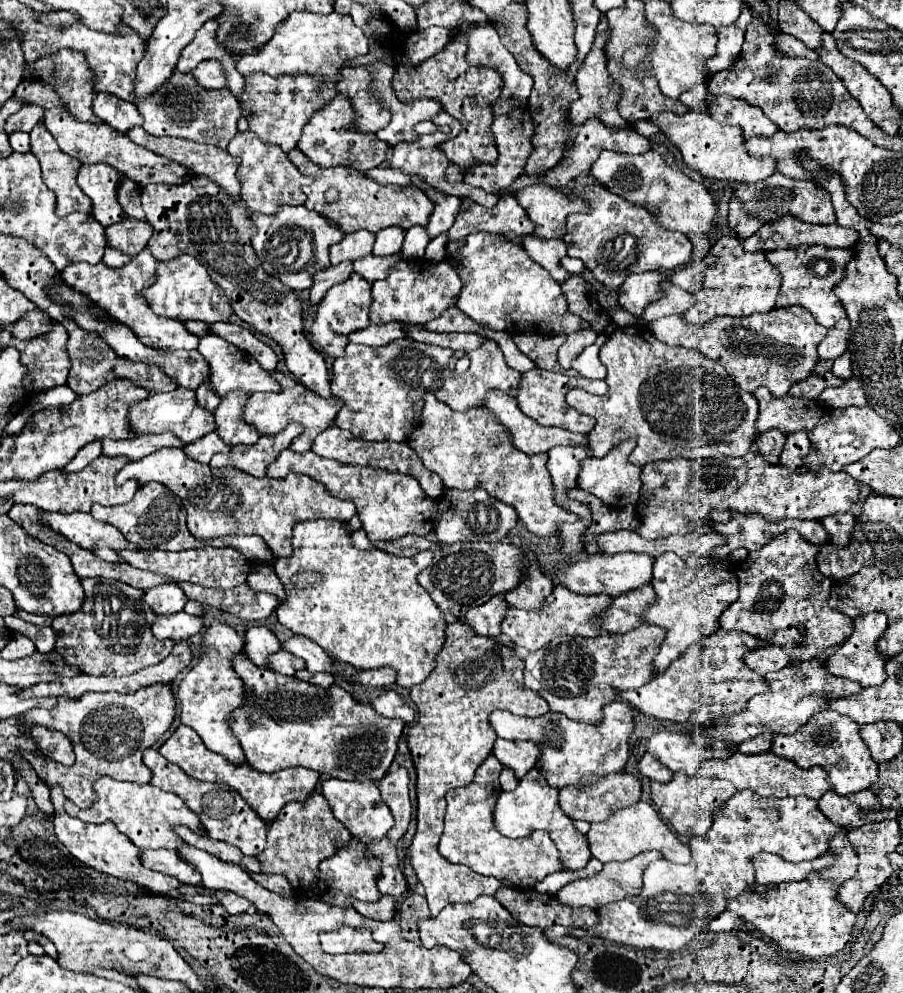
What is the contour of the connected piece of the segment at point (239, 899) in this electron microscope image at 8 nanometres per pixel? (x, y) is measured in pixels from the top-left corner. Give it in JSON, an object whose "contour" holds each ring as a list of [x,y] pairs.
{"contour":[[[219,890],[217,892],[217,898],[221,900],[221,904],[225,906],[225,910],[229,914],[241,914],[241,912],[249,912],[251,910],[251,902],[235,892],[227,892],[227,890]]]}

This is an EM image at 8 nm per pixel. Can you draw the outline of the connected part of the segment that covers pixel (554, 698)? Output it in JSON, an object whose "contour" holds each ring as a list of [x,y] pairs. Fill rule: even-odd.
{"contour":[[[641,624],[625,634],[601,634],[597,638],[579,638],[579,636],[561,636],[559,644],[551,642],[537,652],[531,652],[525,658],[525,686],[541,694],[553,712],[561,712],[573,720],[587,724],[599,724],[601,708],[617,698],[615,690],[631,690],[647,684],[653,678],[651,660],[659,652],[665,630],[659,626]]]}

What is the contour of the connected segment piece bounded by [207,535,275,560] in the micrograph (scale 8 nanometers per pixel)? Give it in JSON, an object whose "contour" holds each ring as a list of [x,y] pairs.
{"contour":[[[258,535],[215,538],[215,540],[207,540],[207,546],[215,546],[215,548],[230,546],[237,548],[237,550],[243,552],[249,560],[275,560],[275,558],[271,556],[271,552],[269,552],[269,546],[265,544],[265,540]]]}

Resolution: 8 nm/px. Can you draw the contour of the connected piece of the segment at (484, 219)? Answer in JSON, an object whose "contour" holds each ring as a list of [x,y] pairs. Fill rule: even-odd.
{"contour":[[[505,192],[505,196],[501,196],[493,208],[469,204],[469,208],[461,210],[447,236],[451,242],[457,242],[475,232],[491,232],[507,240],[519,240],[521,236],[531,234],[533,226],[511,192]]]}

